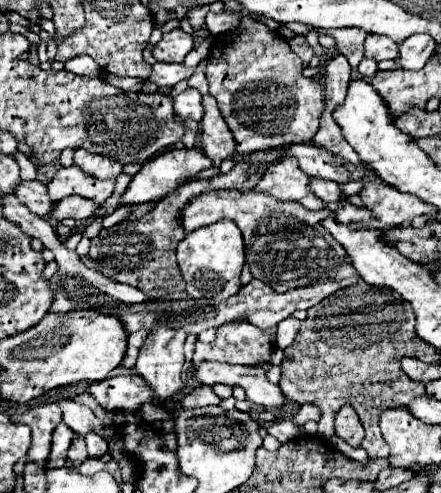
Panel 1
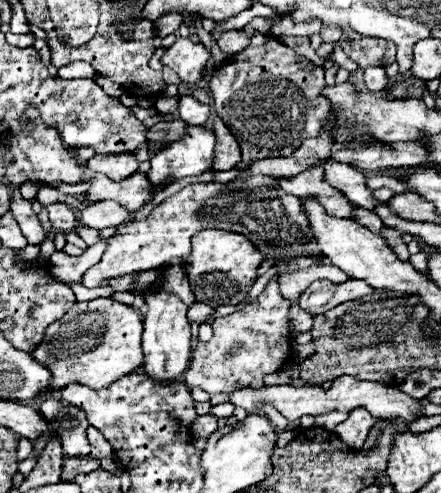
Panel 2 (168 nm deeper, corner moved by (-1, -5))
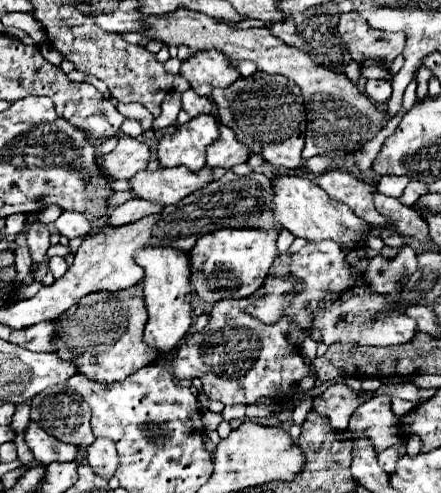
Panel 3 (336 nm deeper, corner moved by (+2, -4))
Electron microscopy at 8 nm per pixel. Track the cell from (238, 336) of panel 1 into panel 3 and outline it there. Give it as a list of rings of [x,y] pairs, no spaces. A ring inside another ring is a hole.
[[[259,287],[251,297],[221,299],[215,303],[207,327],[187,335],[179,343],[173,357],[173,375],[177,379],[199,377],[205,395],[225,405],[249,405],[261,397],[273,397],[277,401],[291,397],[291,385],[307,375],[307,367],[297,347],[287,339],[289,321],[285,317],[273,325],[265,325],[247,313],[249,303],[255,303],[263,293],[265,287]]]

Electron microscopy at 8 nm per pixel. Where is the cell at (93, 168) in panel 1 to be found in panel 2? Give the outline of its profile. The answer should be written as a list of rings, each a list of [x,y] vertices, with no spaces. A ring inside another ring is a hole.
[[[118,152],[118,154],[96,154],[88,160],[88,168],[92,172],[102,172],[108,178],[120,182],[132,176],[138,170],[138,160],[134,152]]]

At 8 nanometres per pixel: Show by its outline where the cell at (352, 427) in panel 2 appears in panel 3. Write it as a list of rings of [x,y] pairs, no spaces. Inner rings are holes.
[[[381,395],[359,405],[349,419],[347,433],[351,433],[353,439],[357,439],[357,435],[365,435],[377,453],[395,445],[399,441],[399,435],[397,421],[391,411],[391,399],[387,395]]]

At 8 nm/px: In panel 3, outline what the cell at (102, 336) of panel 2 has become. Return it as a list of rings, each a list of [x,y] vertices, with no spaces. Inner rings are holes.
[[[135,289],[91,293],[67,311],[67,321],[71,321],[71,333],[53,337],[53,343],[59,345],[55,353],[65,361],[77,363],[79,373],[87,379],[101,383],[121,381],[157,359],[157,351],[143,341],[147,311],[143,295],[135,293]]]

